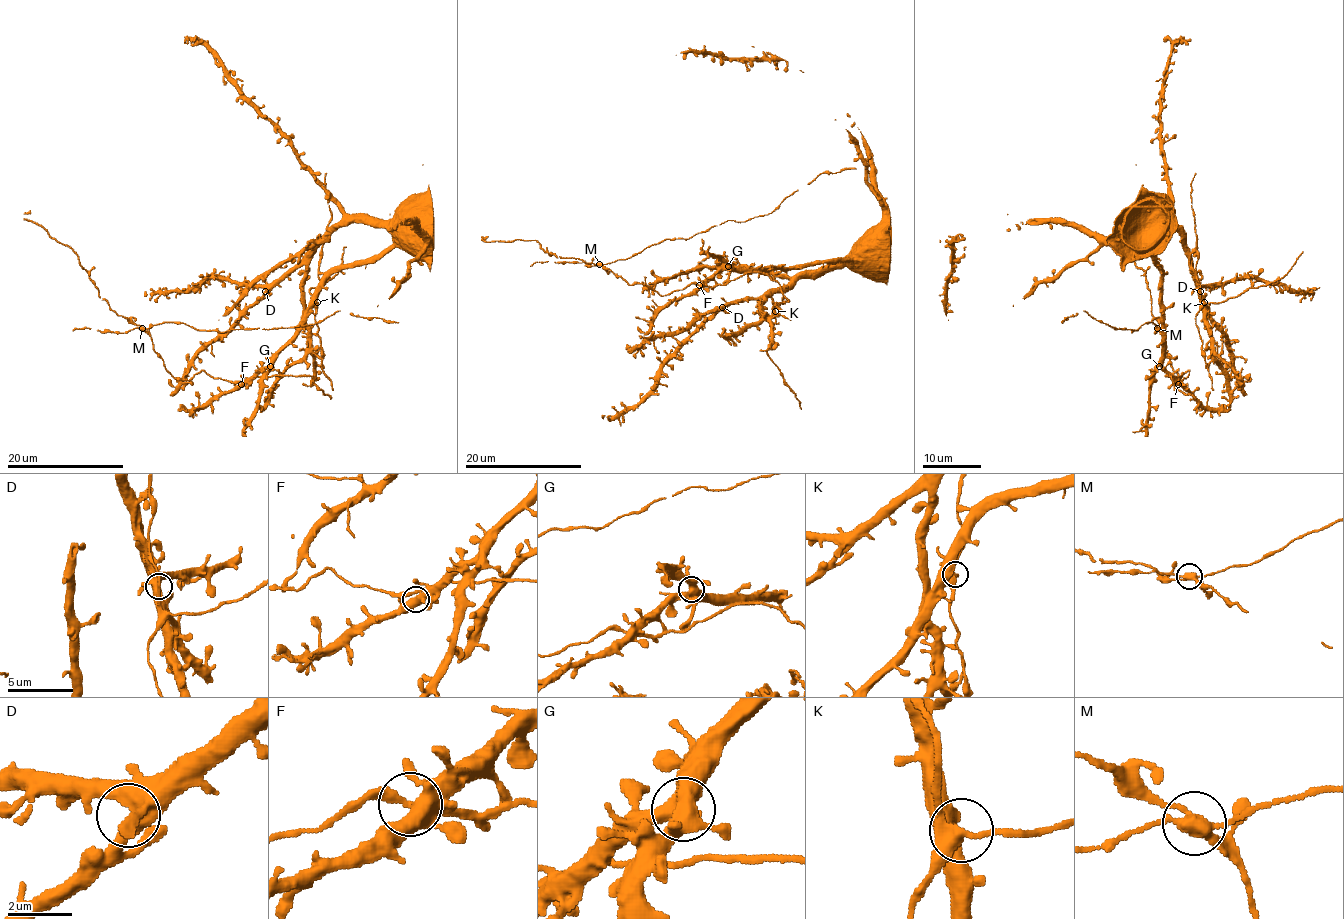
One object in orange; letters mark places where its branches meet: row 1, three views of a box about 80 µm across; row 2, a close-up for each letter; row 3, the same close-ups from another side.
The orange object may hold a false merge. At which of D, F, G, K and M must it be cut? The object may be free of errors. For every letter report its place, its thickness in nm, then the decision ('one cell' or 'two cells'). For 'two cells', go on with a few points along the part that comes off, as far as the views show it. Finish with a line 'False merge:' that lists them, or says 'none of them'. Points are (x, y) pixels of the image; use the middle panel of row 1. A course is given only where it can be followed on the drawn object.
D: at (722, 307); 460 nm thick; one cell
F: at (699, 285); 480 nm thick; one cell
G: at (728, 266); 480 nm thick; one cell
K: at (775, 311); 320 nm thick; one cell
M: at (599, 264); 360 nm thick; two cells; foreign part runs (600, 264), (624, 260), (655, 244), (691, 238), (726, 221), (745, 222), (763, 216), (823, 172), (856, 168)
False merge: M

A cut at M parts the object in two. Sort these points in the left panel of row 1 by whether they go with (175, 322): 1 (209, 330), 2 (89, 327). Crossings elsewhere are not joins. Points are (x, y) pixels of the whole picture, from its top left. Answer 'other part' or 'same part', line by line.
1: same part
2: same part

